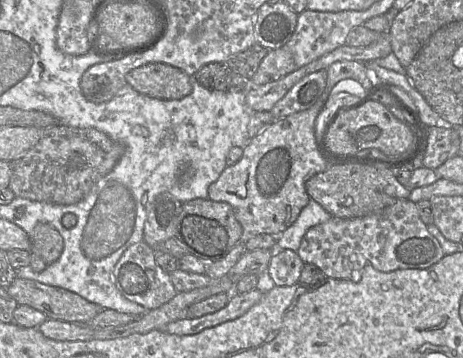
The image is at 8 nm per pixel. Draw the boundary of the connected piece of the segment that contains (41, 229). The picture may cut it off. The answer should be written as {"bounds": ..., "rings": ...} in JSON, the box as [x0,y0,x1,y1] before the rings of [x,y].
{"bounds":[30,223,64,265],"rings":[[[38,223],[30,234],[30,252],[39,256],[46,265],[60,257],[64,242],[59,232],[46,223]]]}

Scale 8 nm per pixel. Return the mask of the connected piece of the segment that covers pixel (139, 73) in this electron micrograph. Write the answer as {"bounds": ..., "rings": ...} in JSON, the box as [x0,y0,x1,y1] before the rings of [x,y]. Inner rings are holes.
{"bounds":[127,63,192,100],"rings":[[[150,63],[128,72],[127,84],[153,99],[180,100],[192,91],[191,78],[181,69],[164,63]]]}

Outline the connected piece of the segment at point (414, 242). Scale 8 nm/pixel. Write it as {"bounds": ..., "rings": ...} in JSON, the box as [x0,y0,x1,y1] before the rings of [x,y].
{"bounds":[298,200,445,279],"rings":[[[399,200],[380,212],[356,219],[333,218],[310,228],[301,240],[298,256],[314,264],[327,278],[349,279],[361,274],[367,266],[381,272],[401,269],[424,269],[445,255],[439,242],[419,217],[416,203]]]}

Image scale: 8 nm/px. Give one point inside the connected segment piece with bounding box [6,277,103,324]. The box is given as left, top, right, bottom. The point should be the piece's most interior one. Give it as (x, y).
(56, 303)

